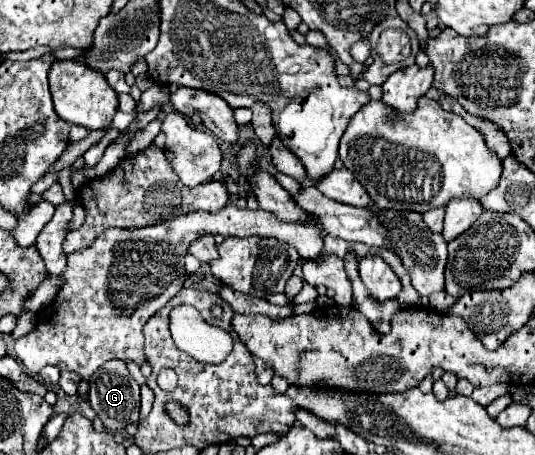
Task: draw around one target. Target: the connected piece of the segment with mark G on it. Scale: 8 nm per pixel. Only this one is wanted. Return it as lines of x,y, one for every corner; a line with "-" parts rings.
108,360
94,376
90,376
90,394
88,394
92,410
102,420
104,428
110,432
122,430
132,422
138,422
140,414
140,386
128,374
128,368
122,360

